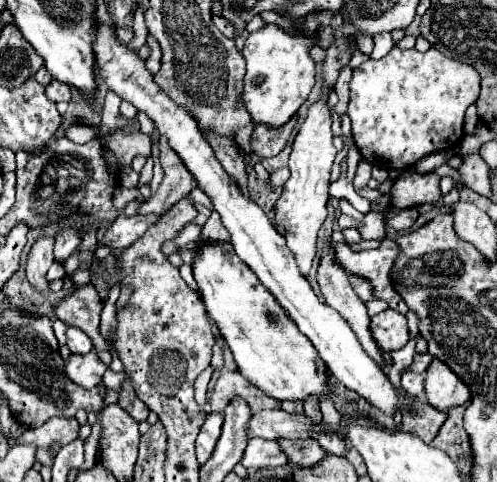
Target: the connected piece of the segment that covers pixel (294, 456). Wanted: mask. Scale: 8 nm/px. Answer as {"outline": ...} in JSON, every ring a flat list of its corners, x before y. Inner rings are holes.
{"outline":[[315,438,307,440,279,440,281,450,289,456,289,462,295,466,317,466,329,454,321,450]]}

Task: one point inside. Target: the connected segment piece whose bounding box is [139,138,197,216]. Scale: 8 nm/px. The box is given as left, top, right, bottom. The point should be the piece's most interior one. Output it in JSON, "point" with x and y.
{"point":[177,182]}

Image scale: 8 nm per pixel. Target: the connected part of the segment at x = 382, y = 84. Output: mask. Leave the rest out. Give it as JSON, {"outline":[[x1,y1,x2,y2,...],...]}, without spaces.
{"outline":[[395,46,381,60,365,60,355,68,349,90,351,98,347,116,351,118,353,138,363,160,387,170,407,170,427,154,459,146,463,138,465,110,479,98,479,74,473,66,449,60,435,48,421,54,417,50,401,50]]}

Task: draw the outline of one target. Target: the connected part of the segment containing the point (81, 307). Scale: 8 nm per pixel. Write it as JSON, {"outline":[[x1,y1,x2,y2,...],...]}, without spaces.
{"outline":[[83,286,83,288,75,290,75,294,65,298,63,302,59,302,59,306,55,310,57,310,59,320,63,320,67,326,81,328,91,338,97,352,111,348,99,332,99,314,101,314,103,306,101,306,101,298,93,286]]}

